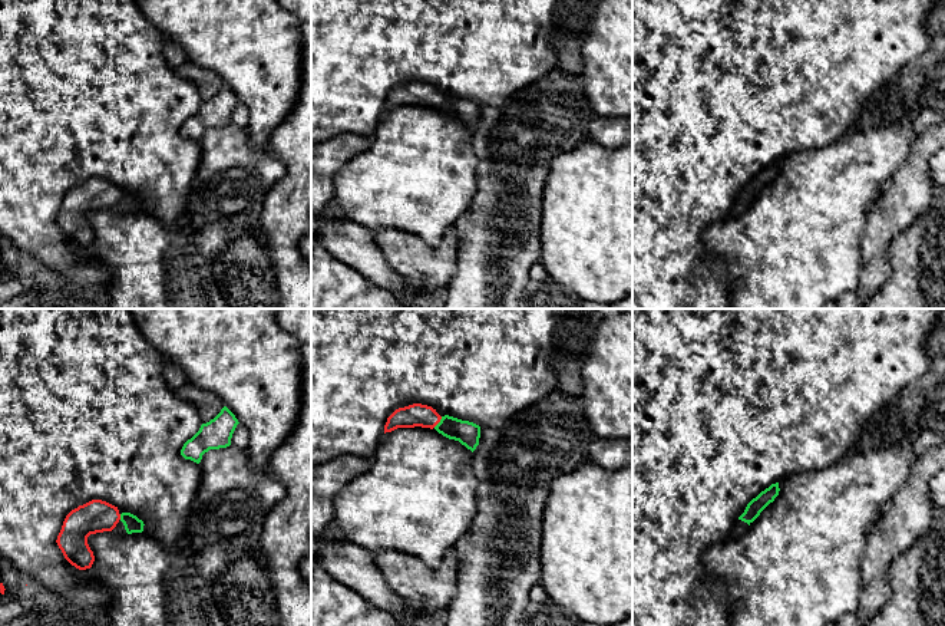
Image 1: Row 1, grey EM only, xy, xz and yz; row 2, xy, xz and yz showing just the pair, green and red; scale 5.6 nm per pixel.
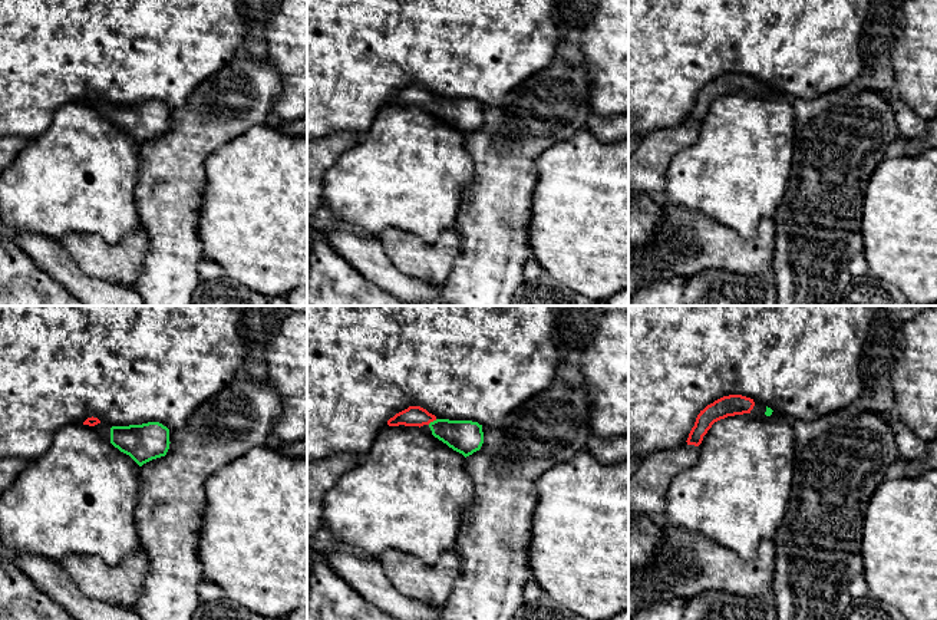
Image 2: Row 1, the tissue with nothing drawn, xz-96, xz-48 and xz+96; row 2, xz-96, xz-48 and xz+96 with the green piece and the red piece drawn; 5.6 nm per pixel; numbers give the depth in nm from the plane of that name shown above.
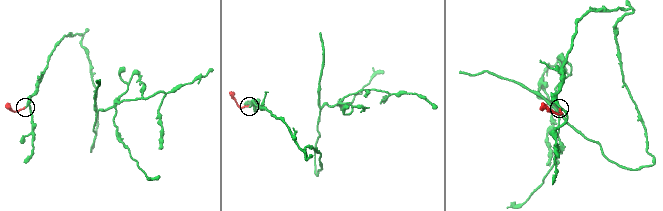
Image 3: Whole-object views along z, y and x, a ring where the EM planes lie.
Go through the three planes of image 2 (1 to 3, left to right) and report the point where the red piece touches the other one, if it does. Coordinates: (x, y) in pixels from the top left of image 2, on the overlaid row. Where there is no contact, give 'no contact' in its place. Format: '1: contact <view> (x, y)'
1: no contact
2: contact xz-48 (434, 421)
3: no contact

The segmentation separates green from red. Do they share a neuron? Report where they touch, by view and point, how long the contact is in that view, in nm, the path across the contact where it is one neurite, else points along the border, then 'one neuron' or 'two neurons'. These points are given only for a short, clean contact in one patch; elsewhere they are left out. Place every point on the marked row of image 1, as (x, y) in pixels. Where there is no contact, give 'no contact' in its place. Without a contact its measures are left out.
xz (439, 422) | 80 nm | across xz (468, 434), (439, 422), (423, 415), (413, 415) | one neuron

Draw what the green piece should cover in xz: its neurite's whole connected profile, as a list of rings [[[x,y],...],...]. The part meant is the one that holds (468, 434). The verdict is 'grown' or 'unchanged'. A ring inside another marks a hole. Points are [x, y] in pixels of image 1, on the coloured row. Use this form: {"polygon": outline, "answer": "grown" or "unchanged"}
{"polygon": [[[413,403],[404,408],[396,409],[384,425],[384,434],[397,428],[430,428],[449,439],[459,441],[472,452],[479,445],[480,426],[462,421],[449,415],[440,416],[436,409],[422,403]]], "answer": "grown"}

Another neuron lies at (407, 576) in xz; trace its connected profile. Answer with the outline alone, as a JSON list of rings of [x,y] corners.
[[[455,548],[445,553],[437,569],[396,550],[376,553],[373,560],[390,589],[410,603],[447,610],[457,593],[459,560]]]

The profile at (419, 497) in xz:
[[[434,428],[386,432],[371,468],[334,498],[343,538],[371,554],[396,550],[437,569],[476,510],[473,452]]]

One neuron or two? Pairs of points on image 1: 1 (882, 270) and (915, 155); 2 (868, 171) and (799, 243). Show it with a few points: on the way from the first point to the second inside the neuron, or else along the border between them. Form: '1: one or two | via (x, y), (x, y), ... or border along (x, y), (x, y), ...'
1: one | via (879, 241), (882, 227), (904, 201), (912, 184)
2: one | via (851, 188), (813, 226)

